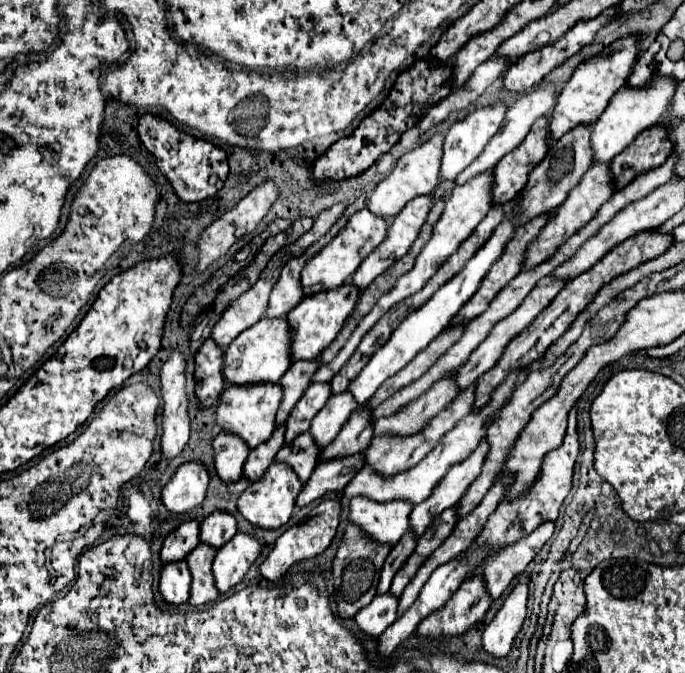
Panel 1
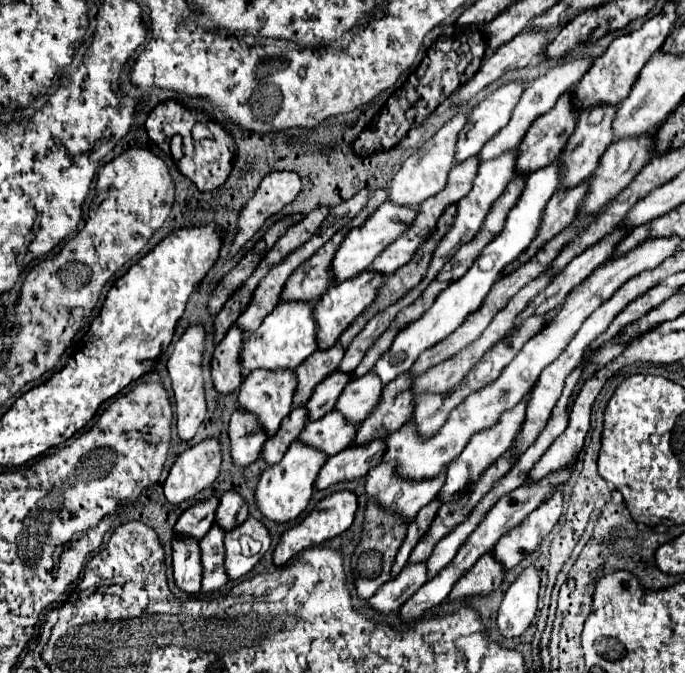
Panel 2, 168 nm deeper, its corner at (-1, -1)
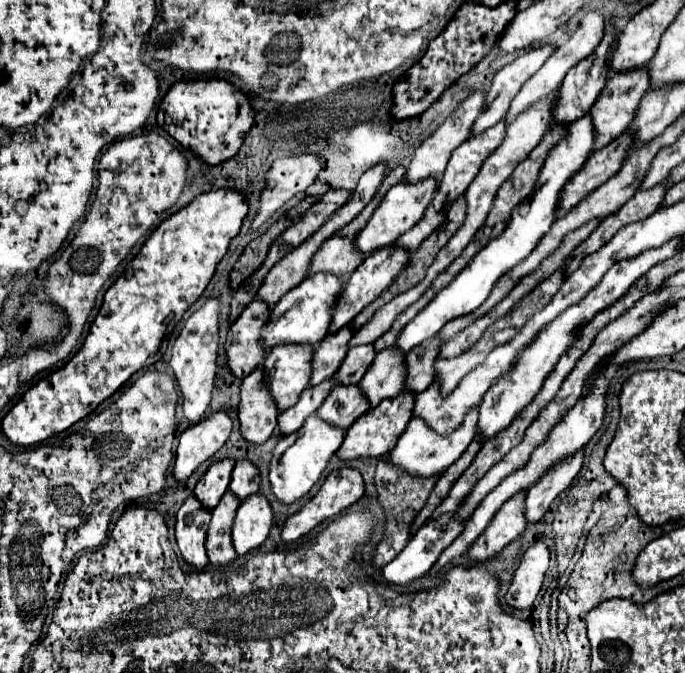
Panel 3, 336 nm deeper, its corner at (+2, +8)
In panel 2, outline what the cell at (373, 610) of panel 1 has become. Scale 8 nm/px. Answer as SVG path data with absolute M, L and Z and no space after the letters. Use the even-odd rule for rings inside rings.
M426 560L420 564L408 564L402 574L388 580L376 590L376 594L370 598L370 604L380 612L398 610L428 580L426 574Z

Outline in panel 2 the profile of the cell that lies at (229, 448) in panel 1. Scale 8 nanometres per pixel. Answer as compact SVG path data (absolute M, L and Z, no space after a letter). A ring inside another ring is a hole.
M236 410L232 414L228 436L236 466L256 462L264 442L268 440L266 434L262 434L262 426L258 426L258 418L254 418L254 414L246 414L246 410Z

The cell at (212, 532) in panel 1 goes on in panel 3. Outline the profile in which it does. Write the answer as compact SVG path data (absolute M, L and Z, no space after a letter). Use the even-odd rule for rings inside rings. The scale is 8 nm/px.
M237 461L231 483L229 483L229 493L233 493L239 501L255 495L259 491L259 471L249 463L249 461Z

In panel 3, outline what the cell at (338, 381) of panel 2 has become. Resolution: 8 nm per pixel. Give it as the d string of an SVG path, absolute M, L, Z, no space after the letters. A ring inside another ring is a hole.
M361 345L361 347L349 349L345 361L333 375L335 383L337 385L357 385L359 379L365 375L367 367L371 365L373 357L375 357L373 345Z

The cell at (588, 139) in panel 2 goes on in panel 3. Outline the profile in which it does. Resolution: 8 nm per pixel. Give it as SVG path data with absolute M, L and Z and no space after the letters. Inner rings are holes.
M631 71L631 73L611 73L609 81L605 85L605 89L601 91L601 95L597 97L597 101L593 103L589 117L593 121L593 129L595 129L595 143L593 143L593 153L603 149L605 145L609 145L611 141L615 141L619 135L623 135L631 121L633 121L633 113L643 97L643 93L647 91L647 73L643 71Z

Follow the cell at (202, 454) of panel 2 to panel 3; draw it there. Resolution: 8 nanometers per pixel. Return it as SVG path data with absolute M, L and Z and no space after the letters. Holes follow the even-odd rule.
M225 411L211 413L197 425L185 429L179 437L175 465L173 465L173 477L177 481L187 481L191 473L207 459L211 459L217 449L223 447L231 433L231 419Z

